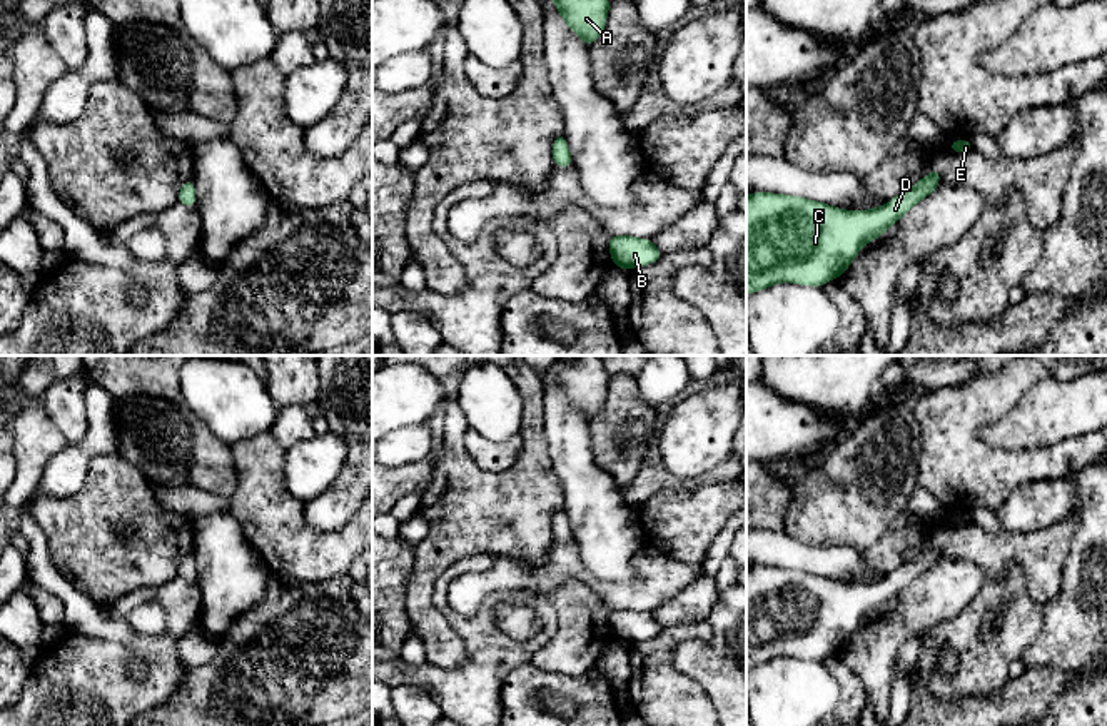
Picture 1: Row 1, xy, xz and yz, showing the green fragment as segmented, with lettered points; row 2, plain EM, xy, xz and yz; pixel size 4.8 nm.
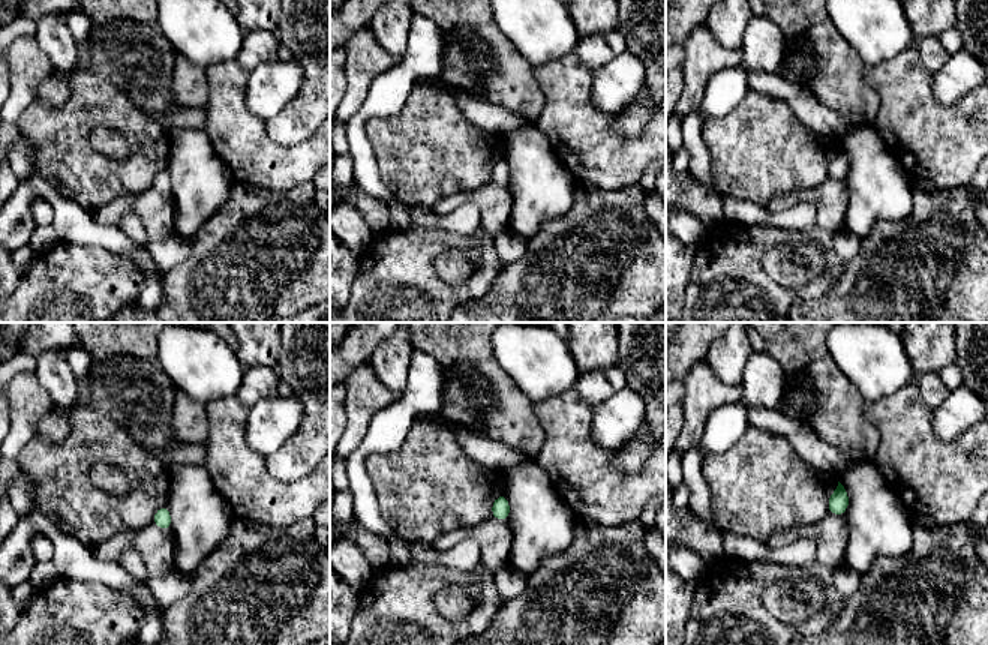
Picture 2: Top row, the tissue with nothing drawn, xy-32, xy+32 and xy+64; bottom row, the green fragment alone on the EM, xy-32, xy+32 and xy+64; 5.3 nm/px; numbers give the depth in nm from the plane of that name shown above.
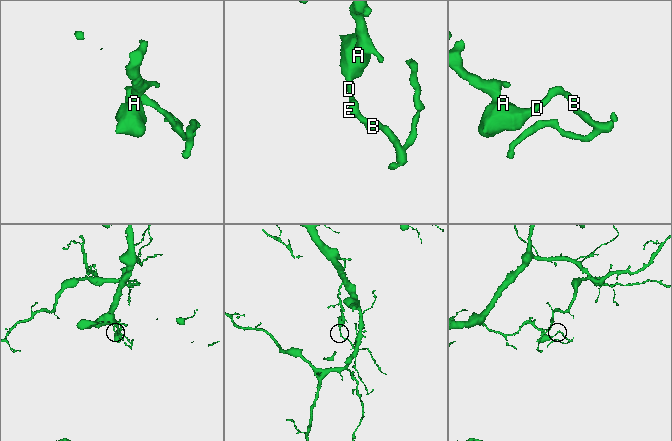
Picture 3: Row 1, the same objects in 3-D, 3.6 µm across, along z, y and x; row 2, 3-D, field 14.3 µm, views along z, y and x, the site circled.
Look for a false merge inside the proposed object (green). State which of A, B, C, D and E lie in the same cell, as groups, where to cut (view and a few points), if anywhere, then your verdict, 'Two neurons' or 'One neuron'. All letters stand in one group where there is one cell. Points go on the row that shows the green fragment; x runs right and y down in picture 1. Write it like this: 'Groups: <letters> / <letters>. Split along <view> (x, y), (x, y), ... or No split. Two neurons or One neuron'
Groups: A B C D E. No split. One neuron

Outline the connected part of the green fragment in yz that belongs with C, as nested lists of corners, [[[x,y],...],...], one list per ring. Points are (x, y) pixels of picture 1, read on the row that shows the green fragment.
[[[937,167],[888,204],[843,210],[803,197],[746,197],[746,295],[780,282],[823,287],[848,269],[862,247],[887,232],[940,185]]]

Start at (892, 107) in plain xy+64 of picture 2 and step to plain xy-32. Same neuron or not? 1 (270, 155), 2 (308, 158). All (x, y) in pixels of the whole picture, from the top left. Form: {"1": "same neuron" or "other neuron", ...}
{"1": "same neuron", "2": "same neuron"}

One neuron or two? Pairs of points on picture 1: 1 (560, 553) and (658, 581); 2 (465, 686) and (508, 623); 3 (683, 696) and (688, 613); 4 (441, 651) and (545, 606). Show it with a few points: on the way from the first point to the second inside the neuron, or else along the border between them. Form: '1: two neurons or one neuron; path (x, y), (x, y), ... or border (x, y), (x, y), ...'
1: one neuron; path (585, 576), (610, 593), (633, 593)
2: two neurons; border (495, 608), (511, 638), (541, 630)
3: two neurons; border (705, 620), (663, 628)
4: two neurons; border (439, 611), (466, 650), (466, 660), (454, 670)

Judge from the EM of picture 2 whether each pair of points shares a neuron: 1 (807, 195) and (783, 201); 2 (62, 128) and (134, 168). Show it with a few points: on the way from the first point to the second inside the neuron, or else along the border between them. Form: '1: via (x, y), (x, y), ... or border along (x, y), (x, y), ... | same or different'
1: via (801, 195), (789, 200) | same
2: via (78, 146), (101, 168), (116, 168) | same

